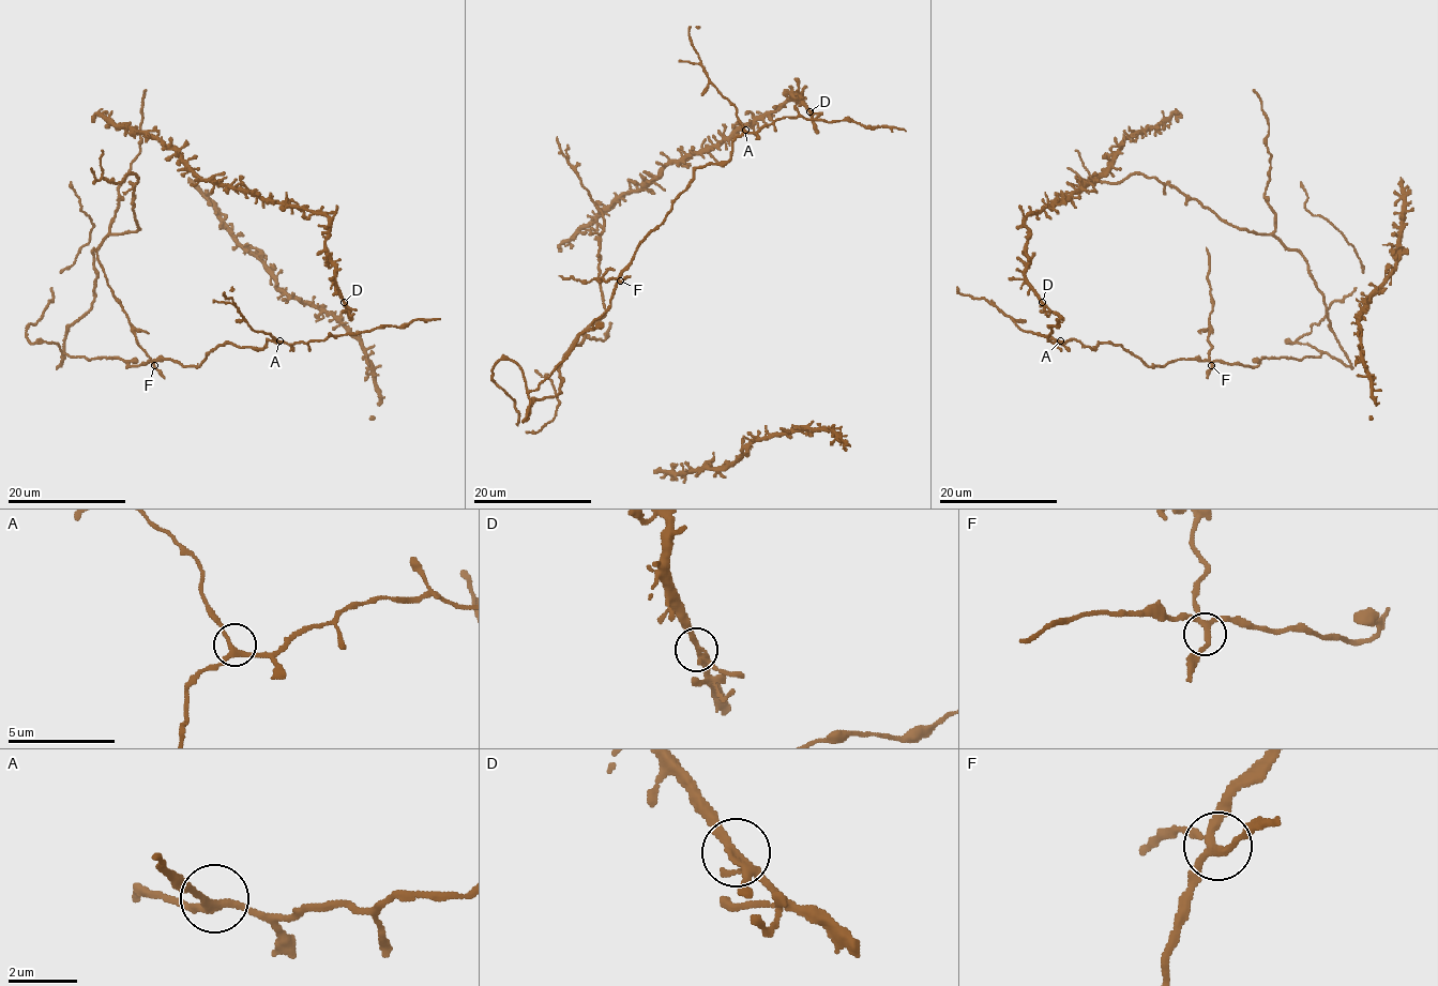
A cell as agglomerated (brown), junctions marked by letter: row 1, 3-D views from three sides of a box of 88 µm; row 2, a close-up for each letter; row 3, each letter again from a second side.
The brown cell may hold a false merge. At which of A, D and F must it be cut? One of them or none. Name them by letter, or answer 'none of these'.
F

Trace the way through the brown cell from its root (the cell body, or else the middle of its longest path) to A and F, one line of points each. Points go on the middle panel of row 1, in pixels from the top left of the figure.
A: (600, 317), (609, 306), (614, 285), (637, 245), (664, 220), (692, 172), (726, 162), (732, 141), (745, 130)
F: (600, 317), (609, 306), (612, 289), (620, 281)

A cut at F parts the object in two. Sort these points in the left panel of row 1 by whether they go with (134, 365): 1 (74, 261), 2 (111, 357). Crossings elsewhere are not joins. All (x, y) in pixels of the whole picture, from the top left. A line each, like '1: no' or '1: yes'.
1: yes
2: yes

